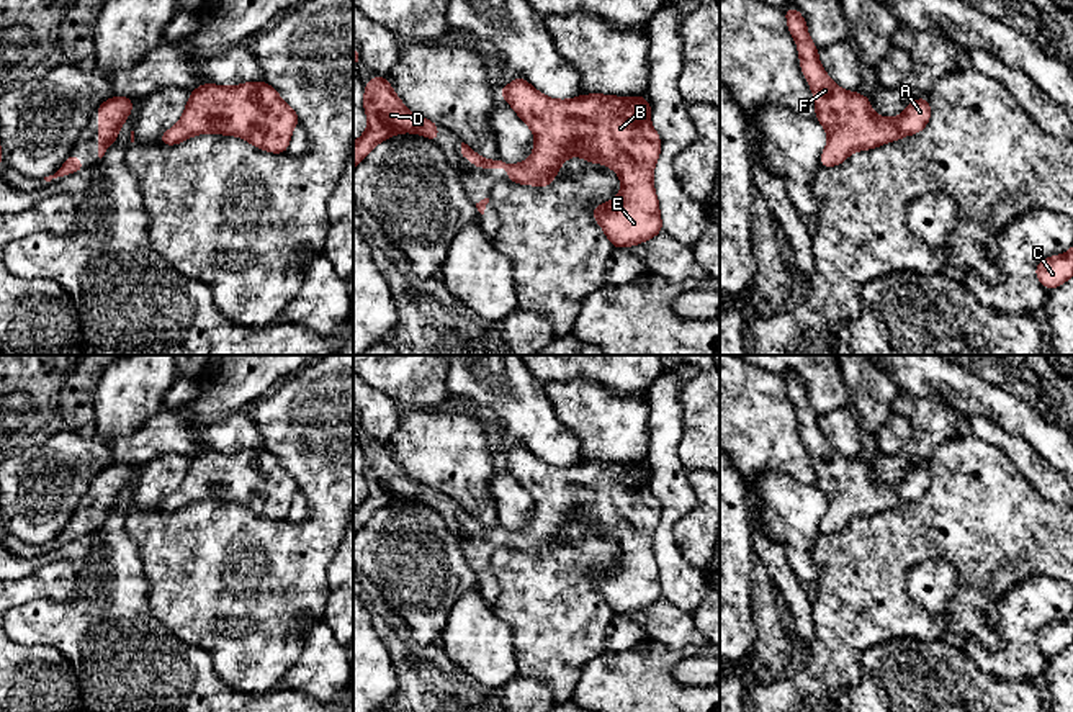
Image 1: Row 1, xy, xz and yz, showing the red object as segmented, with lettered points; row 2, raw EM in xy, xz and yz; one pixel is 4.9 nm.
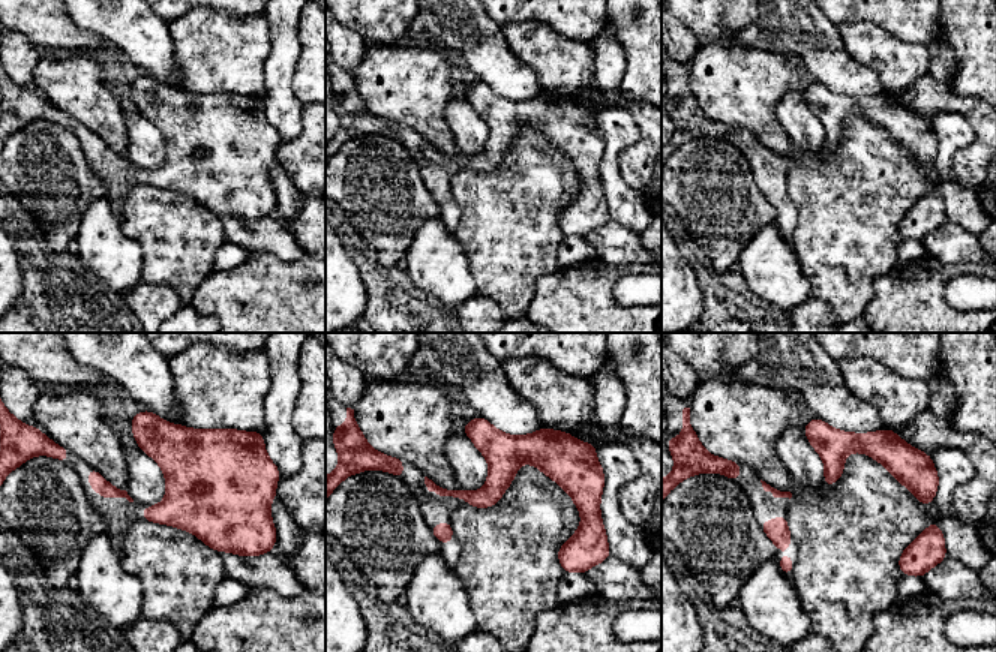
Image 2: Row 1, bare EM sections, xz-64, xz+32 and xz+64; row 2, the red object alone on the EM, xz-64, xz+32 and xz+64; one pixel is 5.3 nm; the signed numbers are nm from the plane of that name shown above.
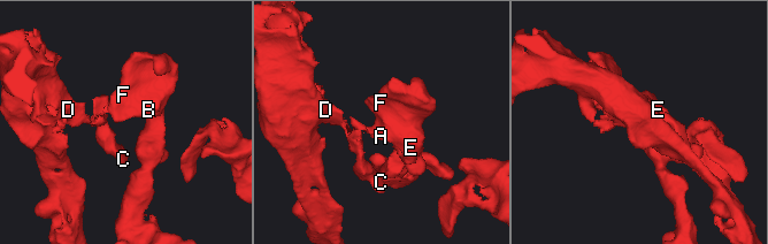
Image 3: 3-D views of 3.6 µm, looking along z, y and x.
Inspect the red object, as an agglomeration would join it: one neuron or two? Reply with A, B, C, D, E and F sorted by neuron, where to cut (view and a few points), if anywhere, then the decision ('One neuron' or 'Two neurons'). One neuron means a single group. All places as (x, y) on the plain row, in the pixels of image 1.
Groups: A B C D E F. No split. One neuron

